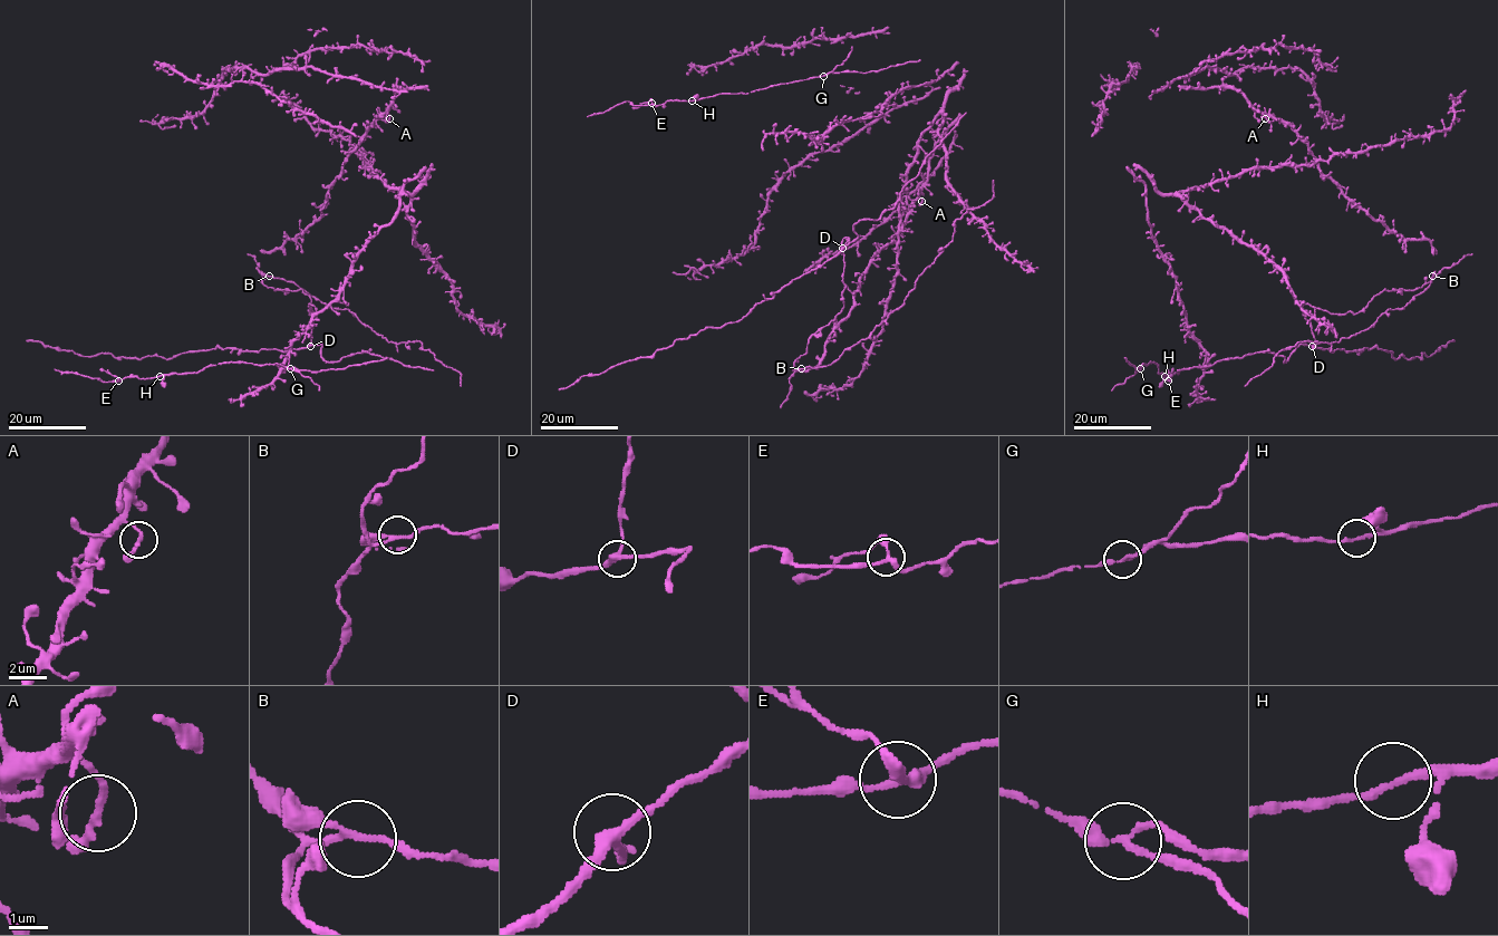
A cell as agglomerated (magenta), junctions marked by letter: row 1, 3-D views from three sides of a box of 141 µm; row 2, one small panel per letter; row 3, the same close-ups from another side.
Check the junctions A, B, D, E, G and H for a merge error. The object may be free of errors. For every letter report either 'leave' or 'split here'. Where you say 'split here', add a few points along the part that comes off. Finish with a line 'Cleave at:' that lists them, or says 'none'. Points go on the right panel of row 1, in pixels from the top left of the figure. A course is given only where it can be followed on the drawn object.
A: leave
B: leave
D: leave
E: leave
G: split here | (1140, 369), (1111, 391)
H: leave
Cleave at: G

